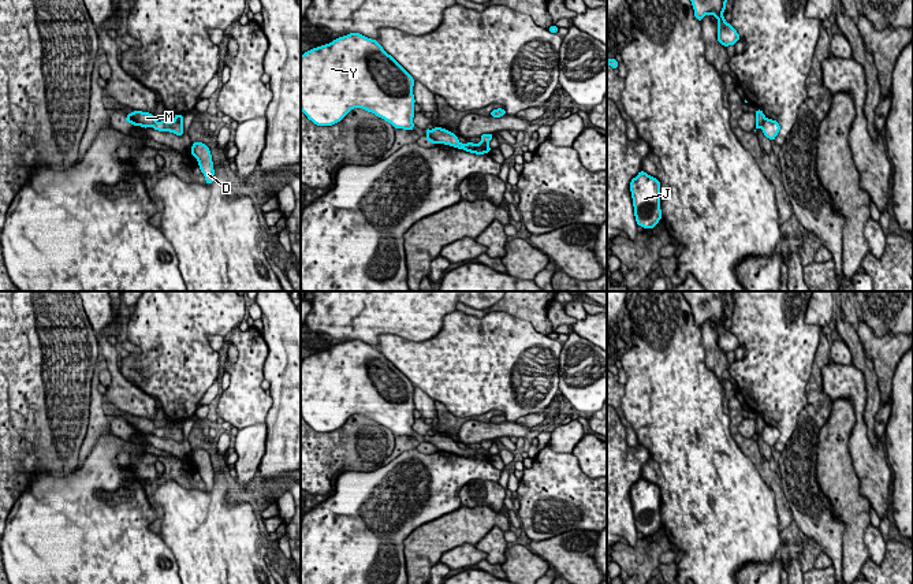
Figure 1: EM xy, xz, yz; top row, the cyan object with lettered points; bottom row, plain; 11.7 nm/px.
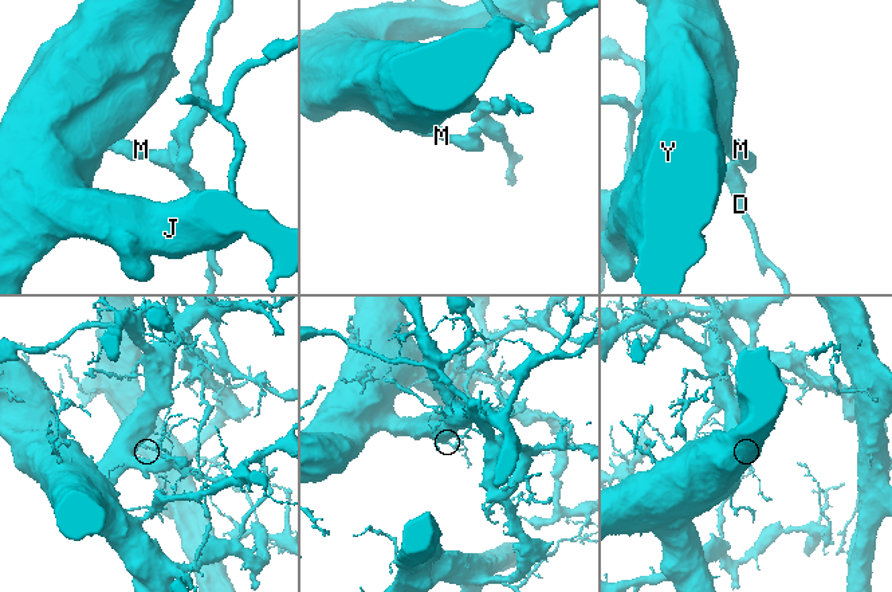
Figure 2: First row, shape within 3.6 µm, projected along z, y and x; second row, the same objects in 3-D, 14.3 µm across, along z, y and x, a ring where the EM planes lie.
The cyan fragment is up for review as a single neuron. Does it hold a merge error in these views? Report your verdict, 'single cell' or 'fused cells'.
fused cells

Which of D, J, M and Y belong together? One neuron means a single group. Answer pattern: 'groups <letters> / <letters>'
groups D / J M Y

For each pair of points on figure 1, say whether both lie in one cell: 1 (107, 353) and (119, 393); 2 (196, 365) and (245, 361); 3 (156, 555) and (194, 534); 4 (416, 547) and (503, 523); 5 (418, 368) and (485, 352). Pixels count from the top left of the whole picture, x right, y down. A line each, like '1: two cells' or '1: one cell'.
1: one cell
2: two cells
3: two cells
4: one cell
5: one cell

